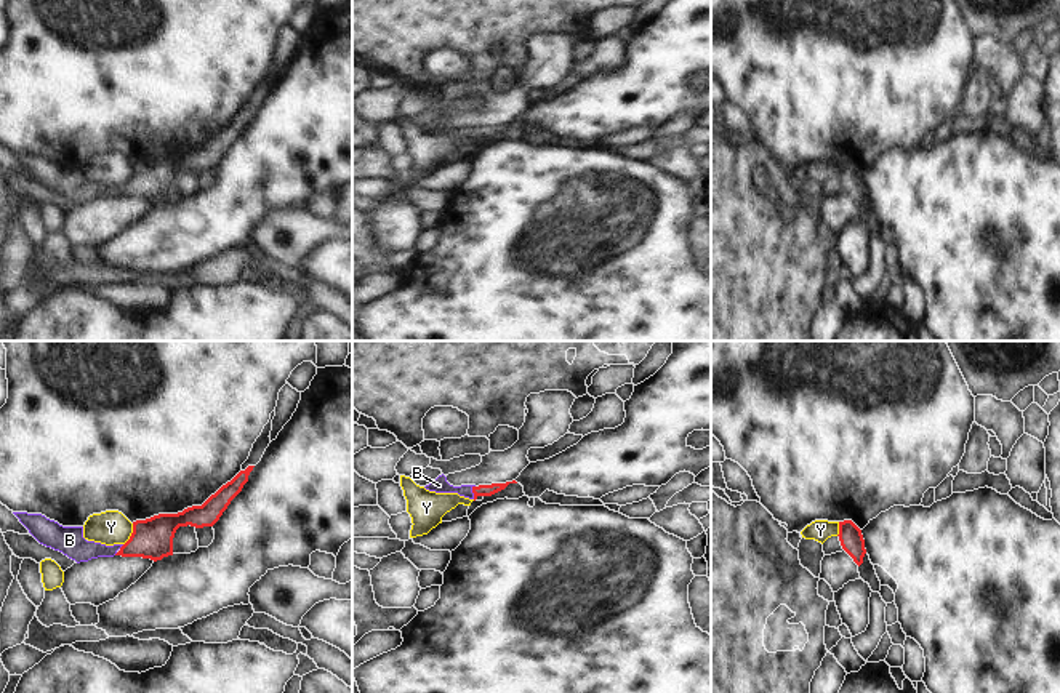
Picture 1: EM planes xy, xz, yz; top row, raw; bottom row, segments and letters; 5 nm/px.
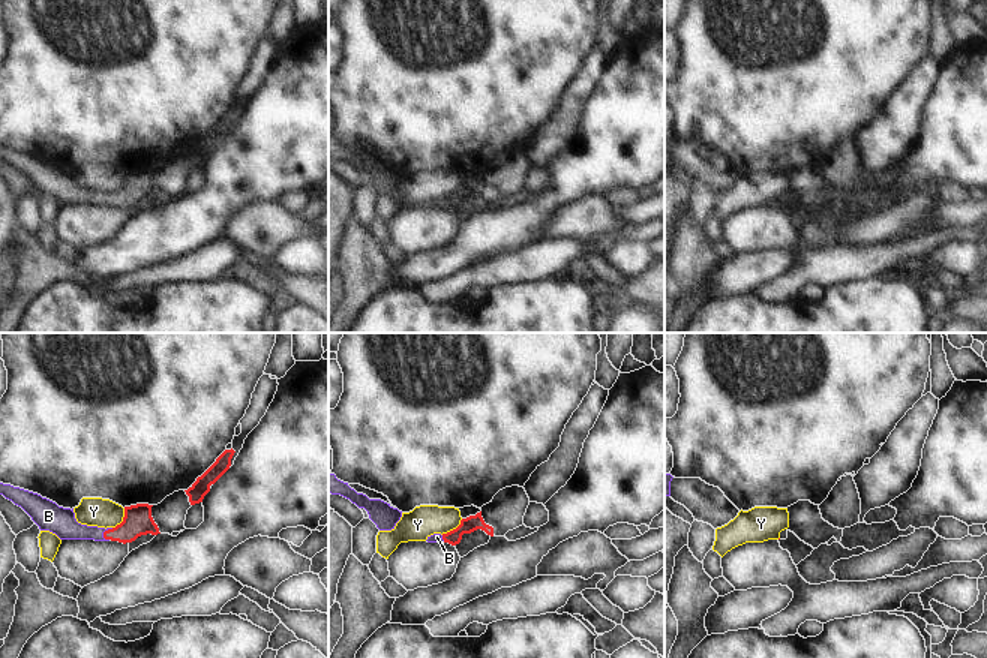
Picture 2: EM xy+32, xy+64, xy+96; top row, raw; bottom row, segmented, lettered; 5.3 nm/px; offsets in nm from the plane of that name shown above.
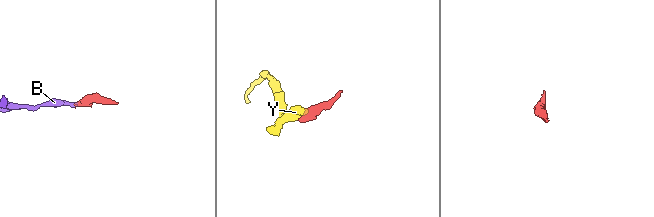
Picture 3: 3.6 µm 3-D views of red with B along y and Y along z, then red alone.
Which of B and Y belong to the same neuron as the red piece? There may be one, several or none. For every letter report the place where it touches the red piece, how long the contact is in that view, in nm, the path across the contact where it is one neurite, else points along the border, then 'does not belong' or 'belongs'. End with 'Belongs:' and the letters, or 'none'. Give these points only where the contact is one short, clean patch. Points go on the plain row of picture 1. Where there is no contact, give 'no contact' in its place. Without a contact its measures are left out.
B: xz (473, 133) | 70 nm | across xz (482, 132), (473, 133), (439, 127) | belongs
Y: xy (132, 176) | 120 nm | along xy (133, 165), (133, 173), (124, 186) | does not belong
Belongs: B

